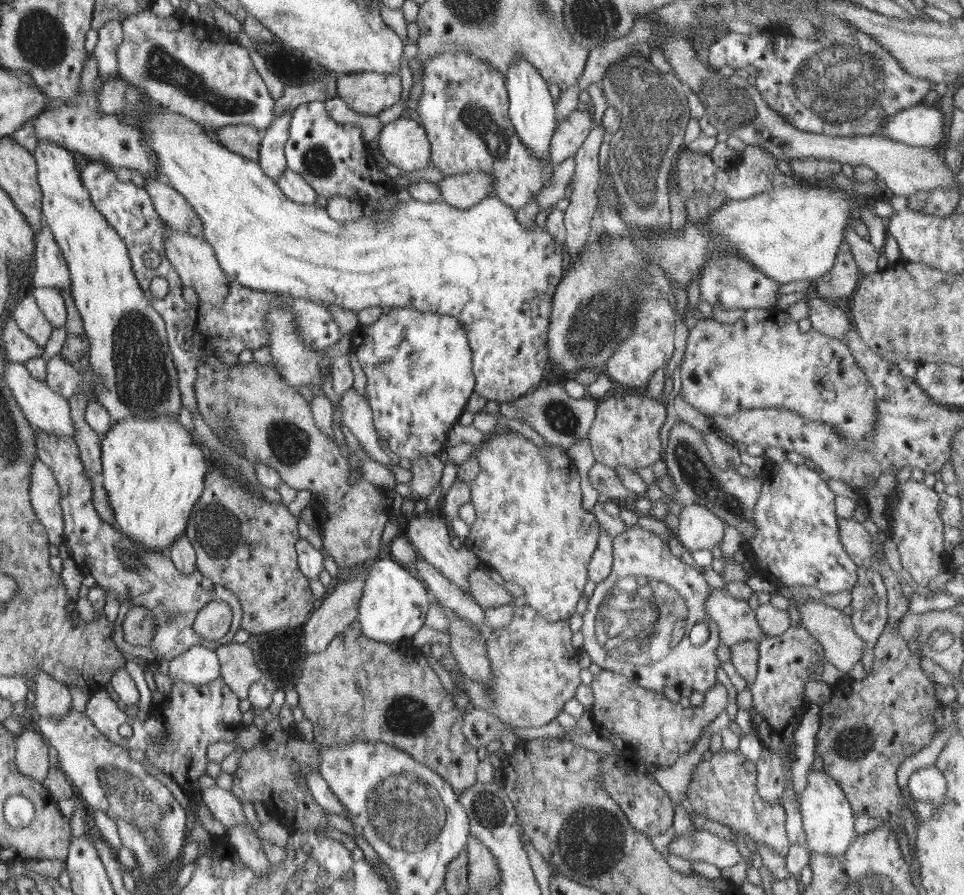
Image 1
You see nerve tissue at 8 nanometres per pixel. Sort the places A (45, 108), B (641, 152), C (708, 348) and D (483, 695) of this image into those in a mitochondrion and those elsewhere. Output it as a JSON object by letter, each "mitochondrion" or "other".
{"A":"other","B":"mitochondrion","C":"other","D":"mitochondrion"}

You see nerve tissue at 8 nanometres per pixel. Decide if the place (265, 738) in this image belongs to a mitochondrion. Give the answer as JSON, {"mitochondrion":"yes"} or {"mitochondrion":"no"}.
{"mitochondrion":"no"}

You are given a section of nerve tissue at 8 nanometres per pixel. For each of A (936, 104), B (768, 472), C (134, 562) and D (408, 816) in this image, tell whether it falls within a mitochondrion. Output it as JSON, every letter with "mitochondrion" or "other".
{"A":"other","B":"other","C":"mitochondrion","D":"mitochondrion"}

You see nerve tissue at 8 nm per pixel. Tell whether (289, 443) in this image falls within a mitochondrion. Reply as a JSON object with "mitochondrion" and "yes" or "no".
{"mitochondrion":"yes"}

